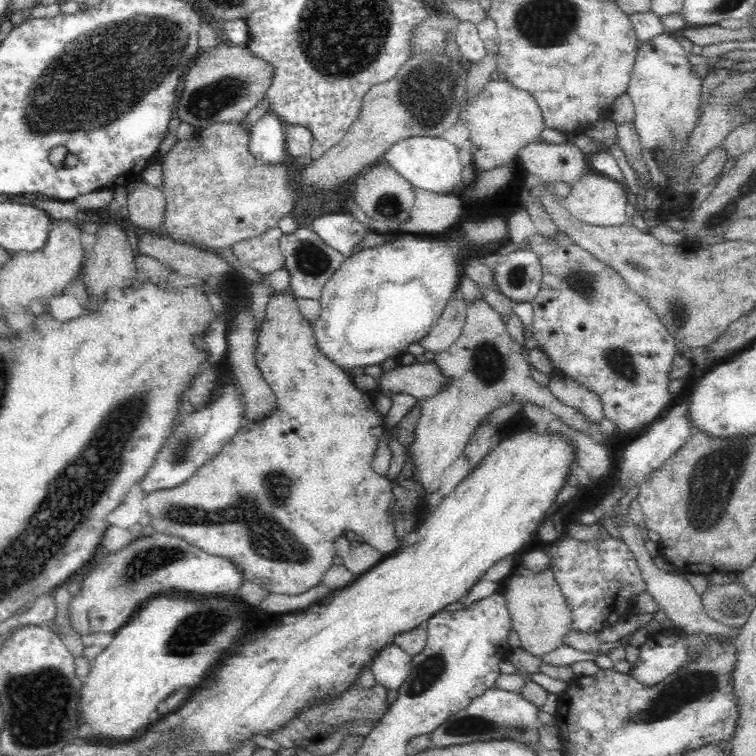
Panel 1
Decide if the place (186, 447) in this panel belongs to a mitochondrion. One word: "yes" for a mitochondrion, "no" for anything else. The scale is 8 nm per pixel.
yes

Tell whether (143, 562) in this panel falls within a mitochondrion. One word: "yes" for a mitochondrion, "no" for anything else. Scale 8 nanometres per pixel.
yes

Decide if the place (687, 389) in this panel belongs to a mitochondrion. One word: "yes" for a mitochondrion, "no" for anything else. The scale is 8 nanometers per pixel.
no

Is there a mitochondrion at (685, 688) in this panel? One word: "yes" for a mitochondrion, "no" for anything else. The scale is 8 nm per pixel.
yes

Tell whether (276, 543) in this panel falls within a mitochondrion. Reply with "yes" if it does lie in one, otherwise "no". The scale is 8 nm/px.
yes

